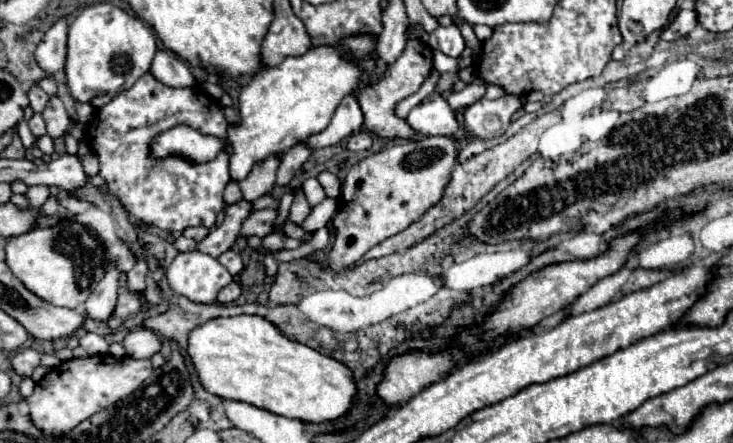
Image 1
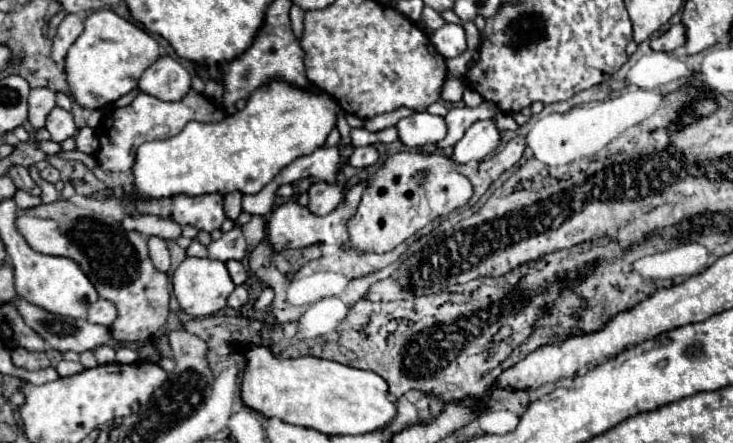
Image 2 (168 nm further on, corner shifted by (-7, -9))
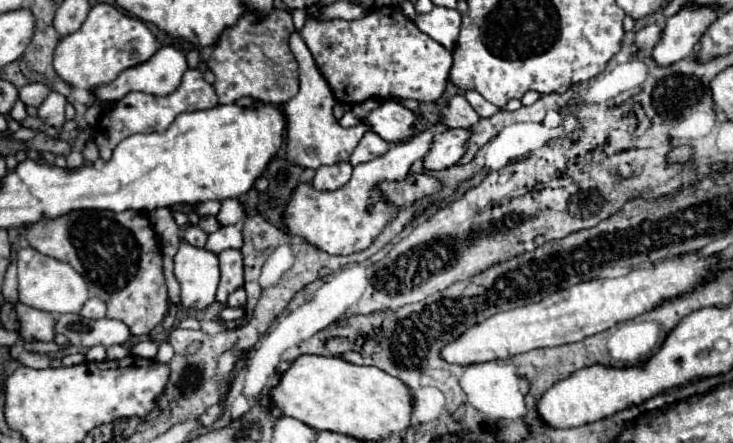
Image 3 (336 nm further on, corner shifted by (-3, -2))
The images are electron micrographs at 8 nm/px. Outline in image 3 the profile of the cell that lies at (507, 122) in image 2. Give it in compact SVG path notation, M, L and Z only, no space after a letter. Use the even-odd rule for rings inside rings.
M462 94L454 96L448 106L440 112L440 122L448 128L470 128L480 120L480 116L472 110Z

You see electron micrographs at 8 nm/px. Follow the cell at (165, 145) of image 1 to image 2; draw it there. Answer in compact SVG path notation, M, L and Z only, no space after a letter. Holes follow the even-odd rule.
M272 81L270 85L262 85L262 89L258 89L258 93L248 99L242 111L236 111L234 115L228 115L218 123L190 121L178 135L170 139L142 143L136 149L136 159L132 165L134 191L140 199L162 199L176 195L198 197L206 193L226 195L232 191L254 195L264 185L268 185L290 161L312 153L314 149L318 149L318 145L324 145L328 133L336 125L336 111L338 105L334 105L334 99L328 93L302 93L302 89L298 87L282 85L282 81Z

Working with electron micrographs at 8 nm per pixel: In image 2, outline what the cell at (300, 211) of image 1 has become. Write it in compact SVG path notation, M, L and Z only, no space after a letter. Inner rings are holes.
M314 183L308 189L310 203L308 209L316 215L326 215L338 207L344 197L344 183Z

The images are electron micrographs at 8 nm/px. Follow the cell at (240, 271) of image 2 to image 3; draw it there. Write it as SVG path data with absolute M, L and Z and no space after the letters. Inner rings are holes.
M224 250L222 254L218 254L218 258L220 258L222 278L220 278L216 300L218 302L226 302L228 294L234 292L236 288L240 288L244 284L242 254L240 254L240 250Z

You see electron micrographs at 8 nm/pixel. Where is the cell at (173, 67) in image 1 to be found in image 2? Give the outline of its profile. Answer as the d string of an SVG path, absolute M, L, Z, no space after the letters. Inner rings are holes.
M160 57L138 79L138 91L160 101L180 101L190 91L190 73L172 57Z

